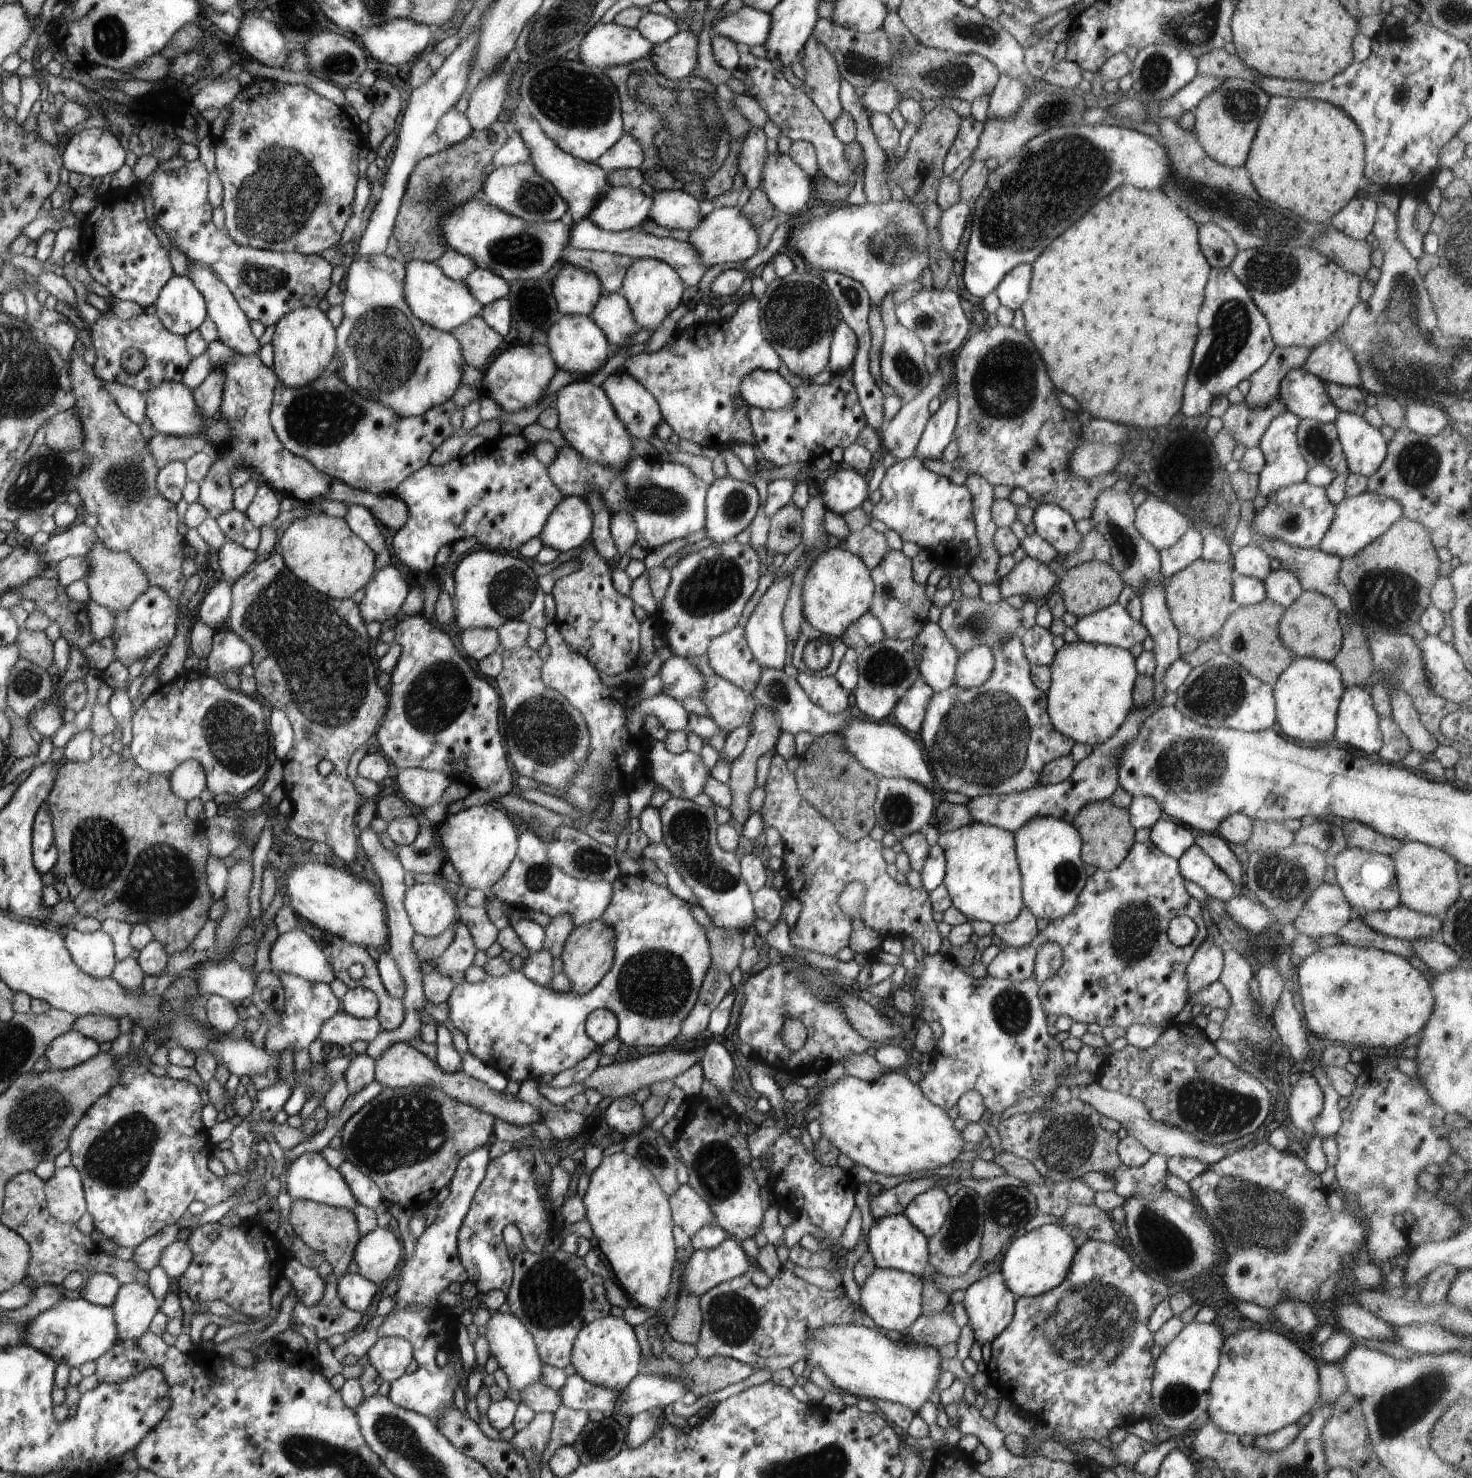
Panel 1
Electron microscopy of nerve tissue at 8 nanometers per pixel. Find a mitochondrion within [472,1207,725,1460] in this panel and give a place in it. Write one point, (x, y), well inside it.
(540, 1310)

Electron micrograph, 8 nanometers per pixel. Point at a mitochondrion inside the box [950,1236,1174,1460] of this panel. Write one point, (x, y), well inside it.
(1100, 1336)

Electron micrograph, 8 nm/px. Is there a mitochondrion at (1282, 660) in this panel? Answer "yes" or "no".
no

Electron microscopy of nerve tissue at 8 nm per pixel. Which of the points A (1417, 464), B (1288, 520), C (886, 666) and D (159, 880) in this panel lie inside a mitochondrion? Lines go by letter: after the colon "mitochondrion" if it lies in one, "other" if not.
A: mitochondrion
B: mitochondrion
C: mitochondrion
D: mitochondrion

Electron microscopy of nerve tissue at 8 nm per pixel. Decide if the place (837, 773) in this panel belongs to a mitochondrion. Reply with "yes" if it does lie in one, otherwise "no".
yes

